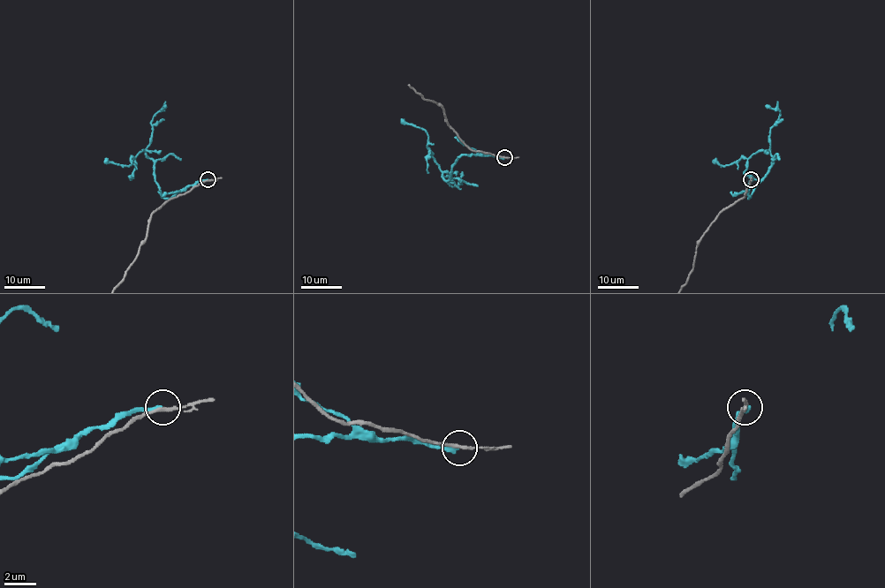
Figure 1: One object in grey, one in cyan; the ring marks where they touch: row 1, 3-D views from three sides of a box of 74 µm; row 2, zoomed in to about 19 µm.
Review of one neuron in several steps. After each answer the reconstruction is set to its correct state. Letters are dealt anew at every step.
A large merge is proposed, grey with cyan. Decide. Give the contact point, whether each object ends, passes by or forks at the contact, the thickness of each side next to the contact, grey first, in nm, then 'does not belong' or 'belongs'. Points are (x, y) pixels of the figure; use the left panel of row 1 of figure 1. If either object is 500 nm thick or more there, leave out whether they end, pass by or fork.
at (208, 179); grey passes by; cyan ends there; 200 nm thick on the grey side, 280 nm on the other; does not belong

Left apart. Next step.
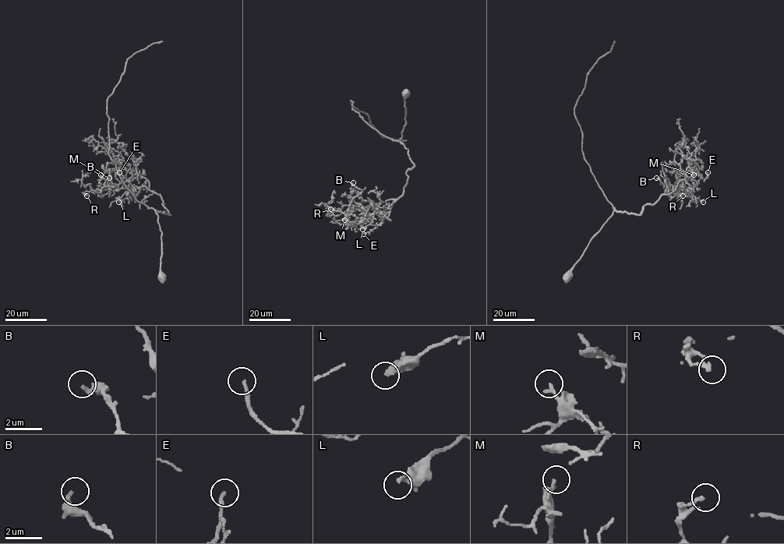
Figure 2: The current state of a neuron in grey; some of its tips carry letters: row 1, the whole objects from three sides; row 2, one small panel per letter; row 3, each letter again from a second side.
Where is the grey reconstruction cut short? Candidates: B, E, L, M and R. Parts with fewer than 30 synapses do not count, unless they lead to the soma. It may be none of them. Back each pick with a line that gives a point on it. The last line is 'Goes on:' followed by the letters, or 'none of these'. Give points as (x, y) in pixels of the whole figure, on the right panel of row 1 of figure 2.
E: place (708, 172)
Goes on: E

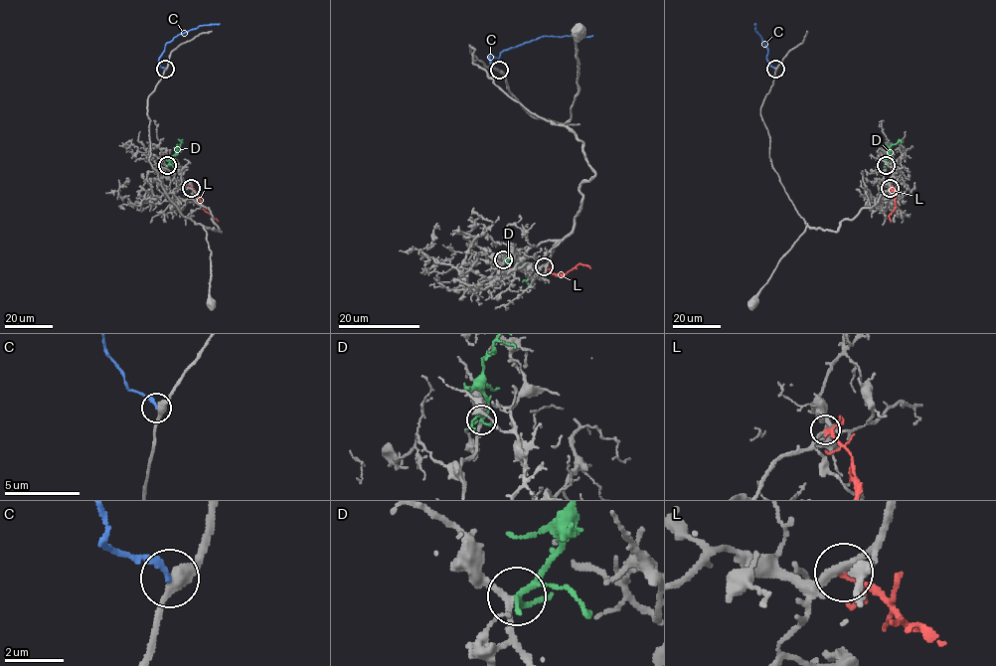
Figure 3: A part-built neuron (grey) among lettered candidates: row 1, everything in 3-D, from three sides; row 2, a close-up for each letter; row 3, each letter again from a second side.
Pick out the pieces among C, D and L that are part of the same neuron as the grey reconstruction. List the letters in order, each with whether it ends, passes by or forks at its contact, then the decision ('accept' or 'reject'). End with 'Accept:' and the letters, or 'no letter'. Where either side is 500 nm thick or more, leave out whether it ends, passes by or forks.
C: it ends; reject
D: it forks; accept
L: it passes by; reject
Accept: D

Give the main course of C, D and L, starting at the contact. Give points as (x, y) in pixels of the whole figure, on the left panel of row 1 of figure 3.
C: (165, 69), (159, 66), (159, 60), (167, 43), (201, 25), (220, 24)
D: (167, 165), (181, 140), (183, 142)
L: (190, 188), (196, 192), (201, 207), (219, 221)

